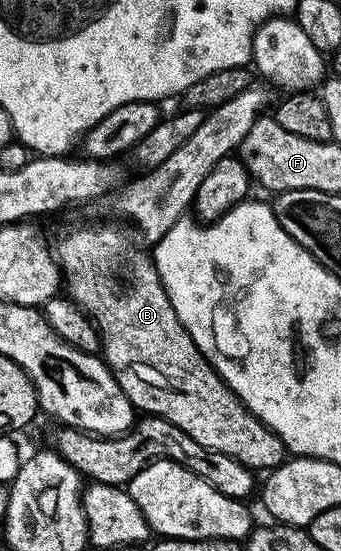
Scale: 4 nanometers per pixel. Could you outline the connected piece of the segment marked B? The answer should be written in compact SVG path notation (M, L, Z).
M94 224L91 228L72 229L67 236L59 238L58 248L56 244L56 259L64 277L65 295L73 300L74 303L94 321L94 327L100 337L100 352L105 359L106 367L110 369L110 373L116 378L116 382L122 387L124 394L139 413L159 416L168 422L172 422L172 426L180 426L180 430L184 430L184 434L188 434L188 438L200 442L200 446L211 448L220 454L228 454L233 460L239 460L245 468L251 470L259 470L258 468L273 470L277 468L283 460L287 459L288 453L285 444L282 443L282 440L271 428L265 428L264 425L243 406L238 395L219 378L216 369L206 361L204 354L196 346L196 342L192 342L188 330L182 325L180 318L176 318L176 310L172 306L172 302L164 290L164 282L156 270L153 255L151 255L147 249L145 252L145 250L141 248L143 245L139 243L137 239L135 240L136 241L134 241L128 233L121 232L120 229L113 228L110 224Z

